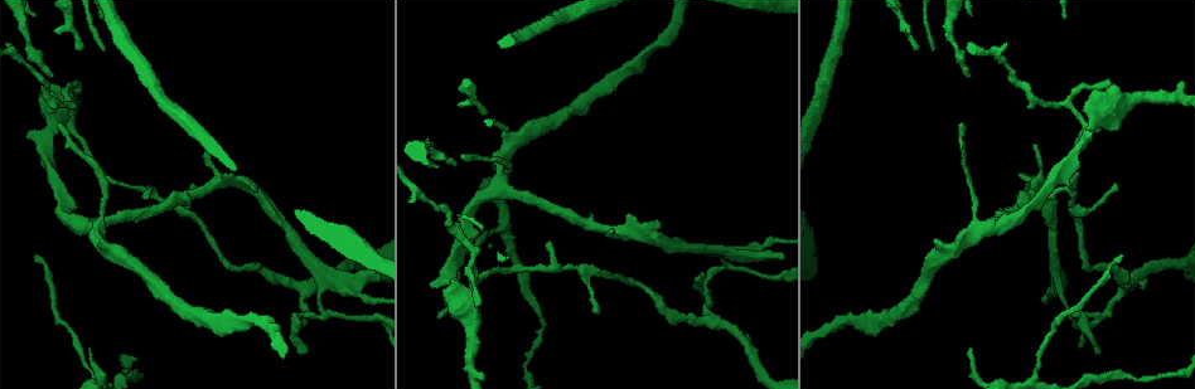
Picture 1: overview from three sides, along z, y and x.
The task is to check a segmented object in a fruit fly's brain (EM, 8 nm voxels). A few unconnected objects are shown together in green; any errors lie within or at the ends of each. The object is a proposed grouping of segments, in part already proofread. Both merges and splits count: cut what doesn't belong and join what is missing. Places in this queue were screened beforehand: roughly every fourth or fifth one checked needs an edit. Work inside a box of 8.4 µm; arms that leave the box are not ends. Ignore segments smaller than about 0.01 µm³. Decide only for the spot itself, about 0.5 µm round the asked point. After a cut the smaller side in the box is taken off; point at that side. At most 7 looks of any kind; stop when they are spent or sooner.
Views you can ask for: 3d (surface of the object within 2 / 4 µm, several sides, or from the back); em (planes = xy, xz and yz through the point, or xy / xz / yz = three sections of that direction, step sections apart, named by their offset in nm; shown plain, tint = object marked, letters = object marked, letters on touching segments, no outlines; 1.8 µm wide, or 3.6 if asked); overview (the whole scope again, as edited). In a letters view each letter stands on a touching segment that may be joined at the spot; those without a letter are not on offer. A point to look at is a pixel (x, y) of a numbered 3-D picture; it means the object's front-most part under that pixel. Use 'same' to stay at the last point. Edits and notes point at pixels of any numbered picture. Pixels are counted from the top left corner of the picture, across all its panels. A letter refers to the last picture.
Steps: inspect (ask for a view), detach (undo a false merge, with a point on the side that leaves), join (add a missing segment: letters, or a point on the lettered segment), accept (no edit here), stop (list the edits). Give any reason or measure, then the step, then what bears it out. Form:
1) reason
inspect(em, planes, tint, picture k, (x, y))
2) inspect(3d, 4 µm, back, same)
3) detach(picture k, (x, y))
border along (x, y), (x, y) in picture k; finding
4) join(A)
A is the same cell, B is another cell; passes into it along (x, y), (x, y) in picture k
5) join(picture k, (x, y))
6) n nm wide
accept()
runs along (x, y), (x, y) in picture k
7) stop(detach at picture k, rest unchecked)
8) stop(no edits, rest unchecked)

thin end
inspect(em, yz, step 8, letters, picture 1, (968, 349))

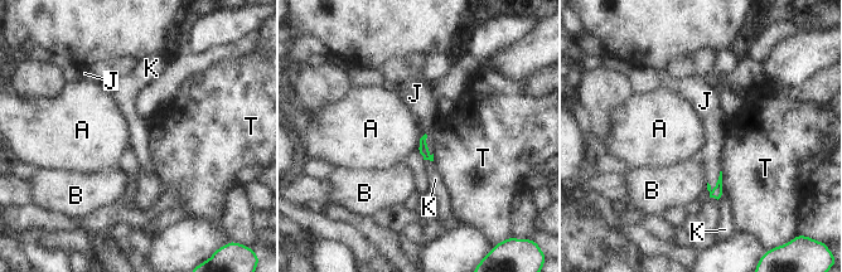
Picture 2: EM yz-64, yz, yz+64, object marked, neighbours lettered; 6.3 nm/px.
another direction
inspect(em, planes, letters, same)

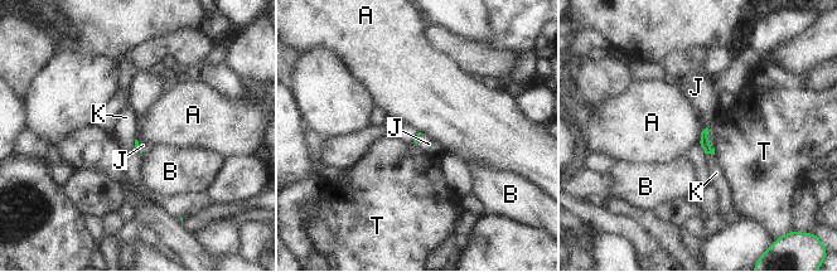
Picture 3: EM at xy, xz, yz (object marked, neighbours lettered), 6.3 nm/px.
join(J)
J is the same cell, A, B, K and T are other cells; passes into it along (704, 142), (707, 137), (702, 100) in picture 3; the neuron continues

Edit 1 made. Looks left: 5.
see it whole again
inspect(overview)

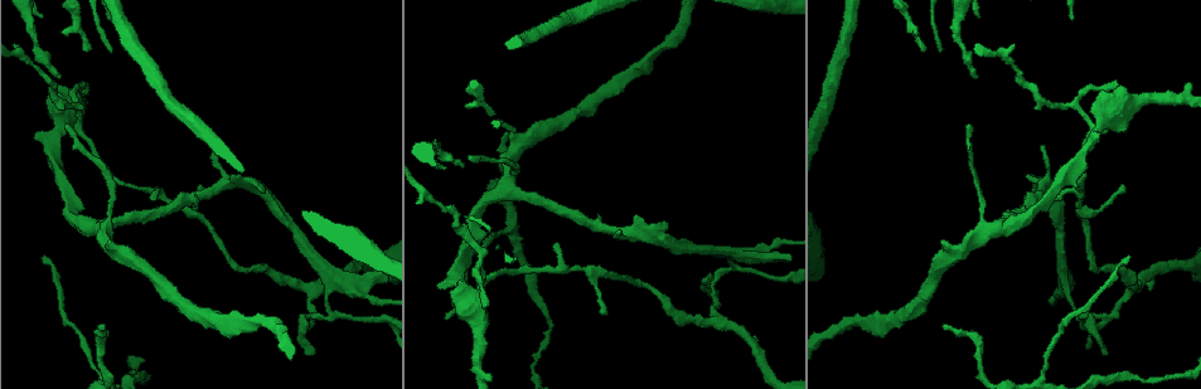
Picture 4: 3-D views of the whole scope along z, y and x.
looks like a crossing
inspect(3d, 2 µm, picture 4, (509, 183))

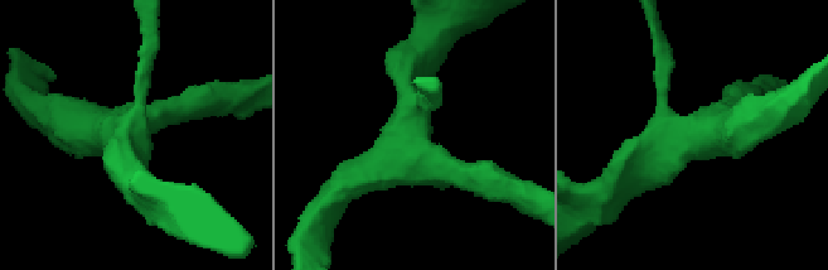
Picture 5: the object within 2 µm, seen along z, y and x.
4 arms
inspect(em, yz, step 16, tint, picture 5, (412, 143))

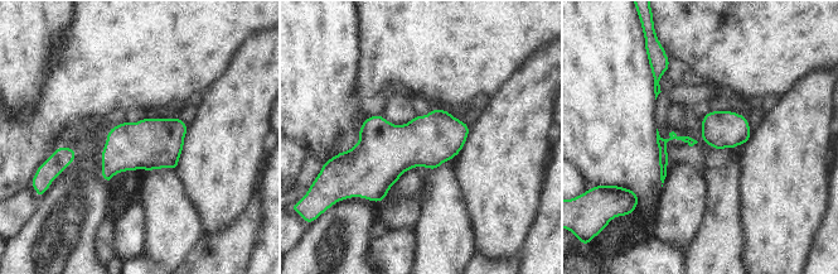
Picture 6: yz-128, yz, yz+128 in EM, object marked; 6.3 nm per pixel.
another direction
inspect(em, planes, letters, same)

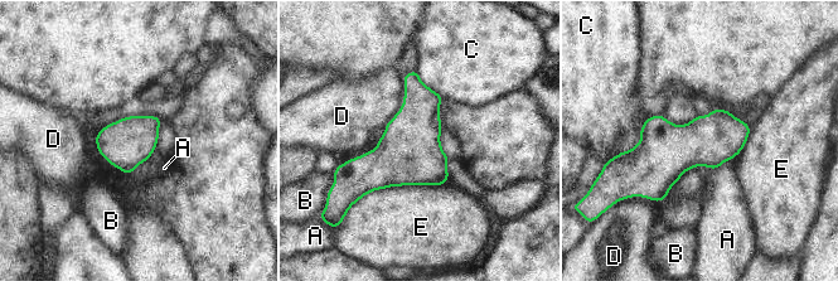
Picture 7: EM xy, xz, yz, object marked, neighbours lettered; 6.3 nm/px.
320 nm wide
accept()
A, B, C, D and E are other cells; border along (403, 74), (403, 103), (383, 126) in picture 7; one neuron here

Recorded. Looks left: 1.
end of a long branch
inspect(em, planes, letters, picture 4, (496, 114))

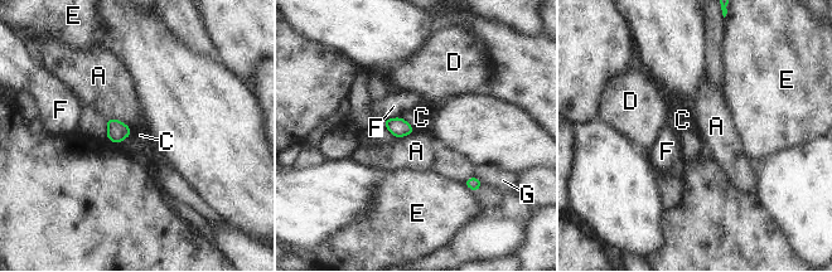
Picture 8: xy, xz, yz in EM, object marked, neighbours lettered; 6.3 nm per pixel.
A touches over 190 nm
accept()
A, C, D, E, F and G are other cells; border along (106, 118), (119, 118), (131, 131) in picture 8; none of them fits

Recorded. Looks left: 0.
stop(join at picture 3, rest unchecked)

